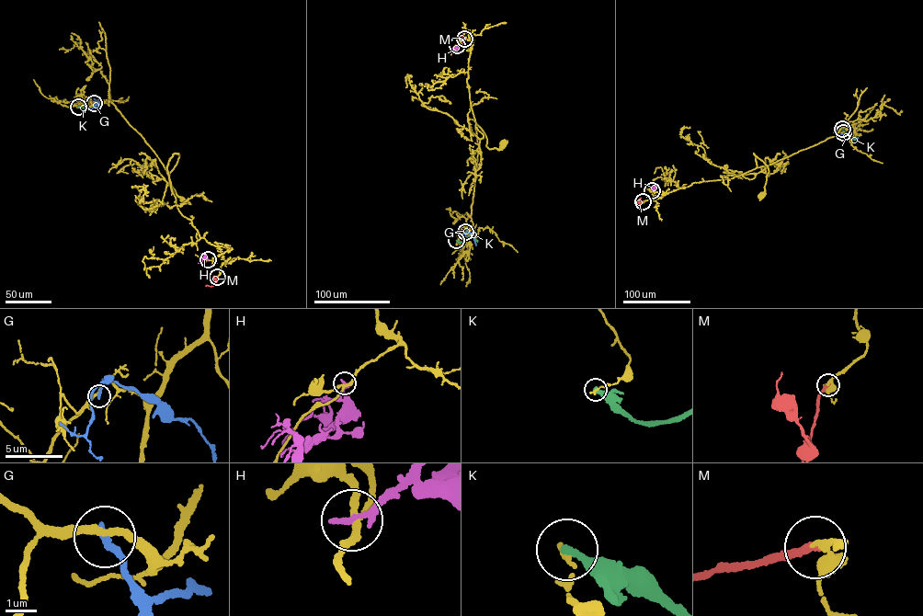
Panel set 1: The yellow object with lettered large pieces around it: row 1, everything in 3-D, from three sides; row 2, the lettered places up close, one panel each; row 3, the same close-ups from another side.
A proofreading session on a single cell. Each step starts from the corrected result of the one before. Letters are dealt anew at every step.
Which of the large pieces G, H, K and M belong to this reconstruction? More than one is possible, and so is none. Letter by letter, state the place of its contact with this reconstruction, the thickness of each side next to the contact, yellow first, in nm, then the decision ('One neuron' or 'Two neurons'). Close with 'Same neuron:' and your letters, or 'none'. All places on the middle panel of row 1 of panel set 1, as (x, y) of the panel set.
G: Touches yellow at (465, 232). Thickness 240 nm (yellow) against 260 nm. Two neurons
H: Touches yellow at (457, 45). Thickness 200 nm (yellow) against 240 nm. Two neurons
K: Touches yellow at (456, 240). Thickness 170 nm (yellow) against 280 nm. Two neurons
M: Touches yellow at (464, 39). Thickness 190 nm (yellow) against 240 nm. One neuron
Same neuron: M

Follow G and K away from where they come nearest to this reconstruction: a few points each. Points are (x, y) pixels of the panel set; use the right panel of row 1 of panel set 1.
G: (843, 132), (847, 136), (858, 138)
K: (842, 129), (847, 138), (855, 140)

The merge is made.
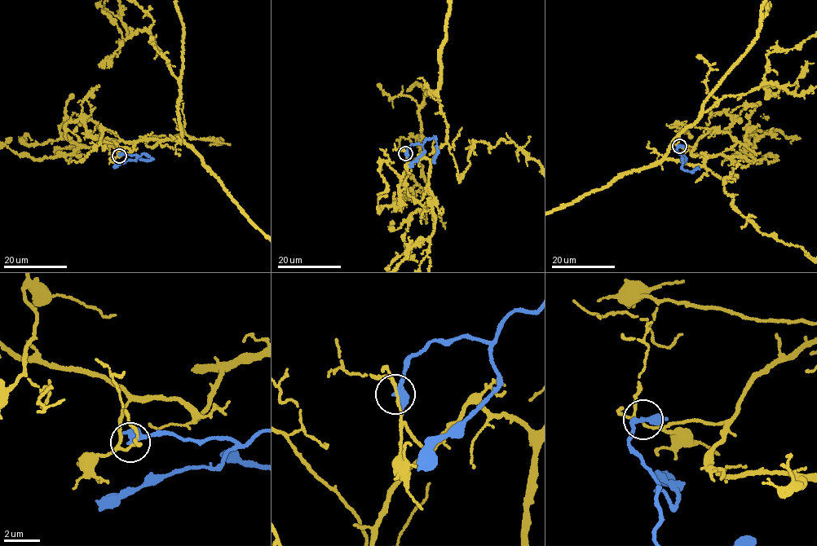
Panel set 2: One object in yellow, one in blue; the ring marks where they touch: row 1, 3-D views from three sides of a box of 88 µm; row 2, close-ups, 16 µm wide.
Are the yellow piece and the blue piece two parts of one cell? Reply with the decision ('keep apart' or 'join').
keep apart

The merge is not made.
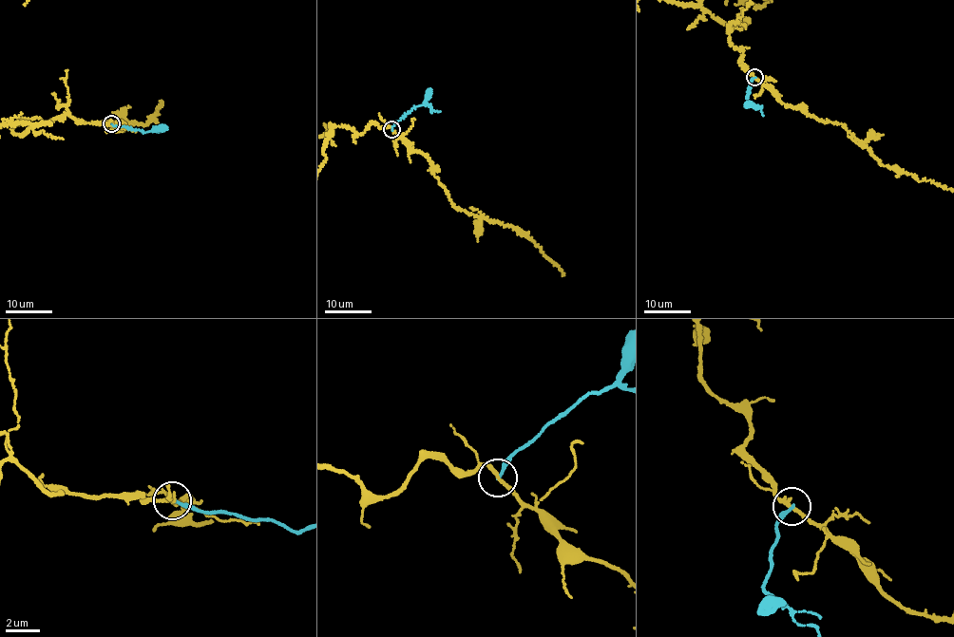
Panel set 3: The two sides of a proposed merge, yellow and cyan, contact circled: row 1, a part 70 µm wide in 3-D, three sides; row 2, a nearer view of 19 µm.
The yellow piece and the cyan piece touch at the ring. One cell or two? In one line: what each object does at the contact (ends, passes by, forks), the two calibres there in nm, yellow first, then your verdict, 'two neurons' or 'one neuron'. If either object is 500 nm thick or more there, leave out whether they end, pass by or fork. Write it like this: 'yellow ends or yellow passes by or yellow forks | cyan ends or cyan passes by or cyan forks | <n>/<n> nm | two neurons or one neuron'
yellow passes by | cyan ends | 220/190 nm | two neurons

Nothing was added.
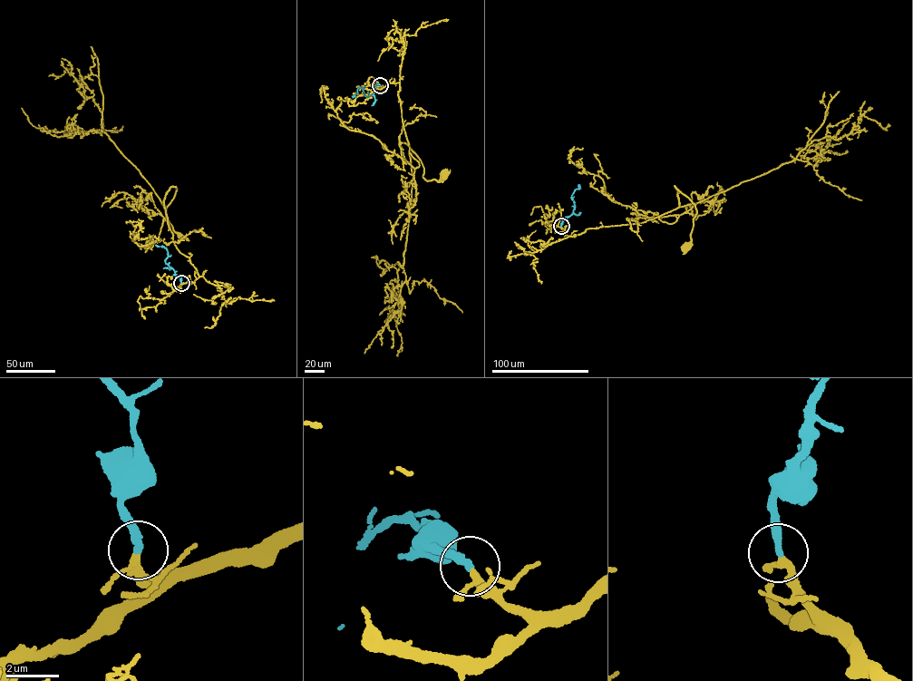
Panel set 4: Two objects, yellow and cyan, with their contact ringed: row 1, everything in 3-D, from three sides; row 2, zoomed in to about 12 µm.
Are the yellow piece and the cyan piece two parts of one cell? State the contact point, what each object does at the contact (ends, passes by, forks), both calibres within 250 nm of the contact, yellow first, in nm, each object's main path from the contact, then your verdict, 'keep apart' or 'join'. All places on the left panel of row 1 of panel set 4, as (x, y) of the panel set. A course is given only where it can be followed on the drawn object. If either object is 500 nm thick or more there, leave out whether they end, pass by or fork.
(181, 283) | yellow passes by | cyan ends | 200/320 nm | yellow via (181, 283), (199, 276), (169, 227), (164, 199), (173, 186), (166, 218), (182, 237) | cyan via (181, 283), (180, 277), (166, 263), (167, 250), (155, 245) | join

